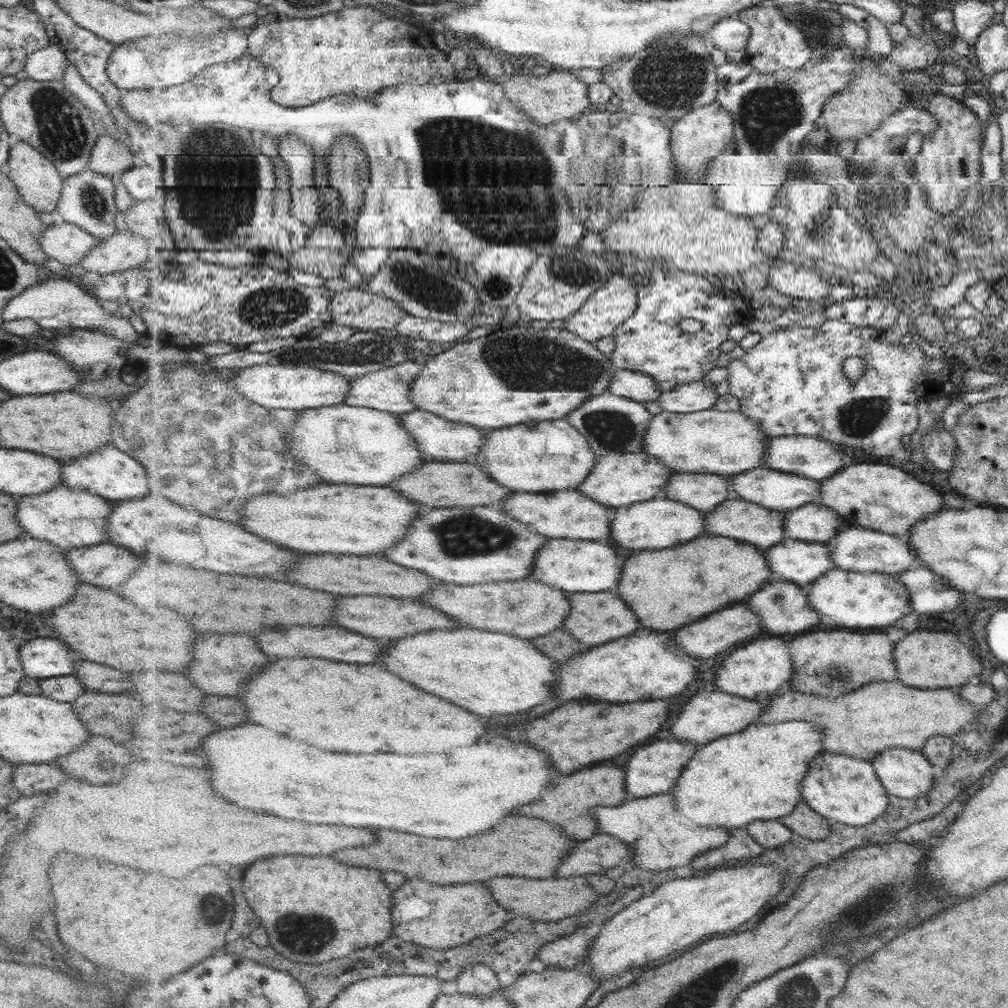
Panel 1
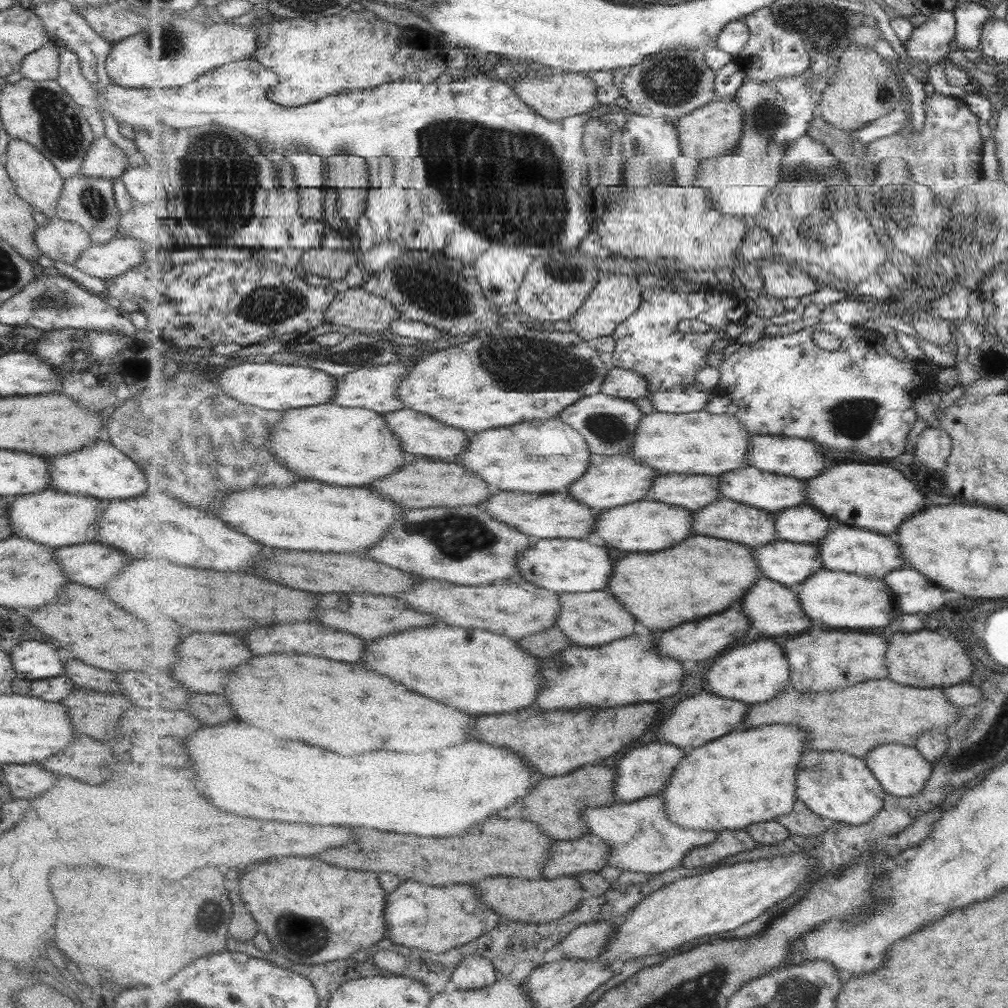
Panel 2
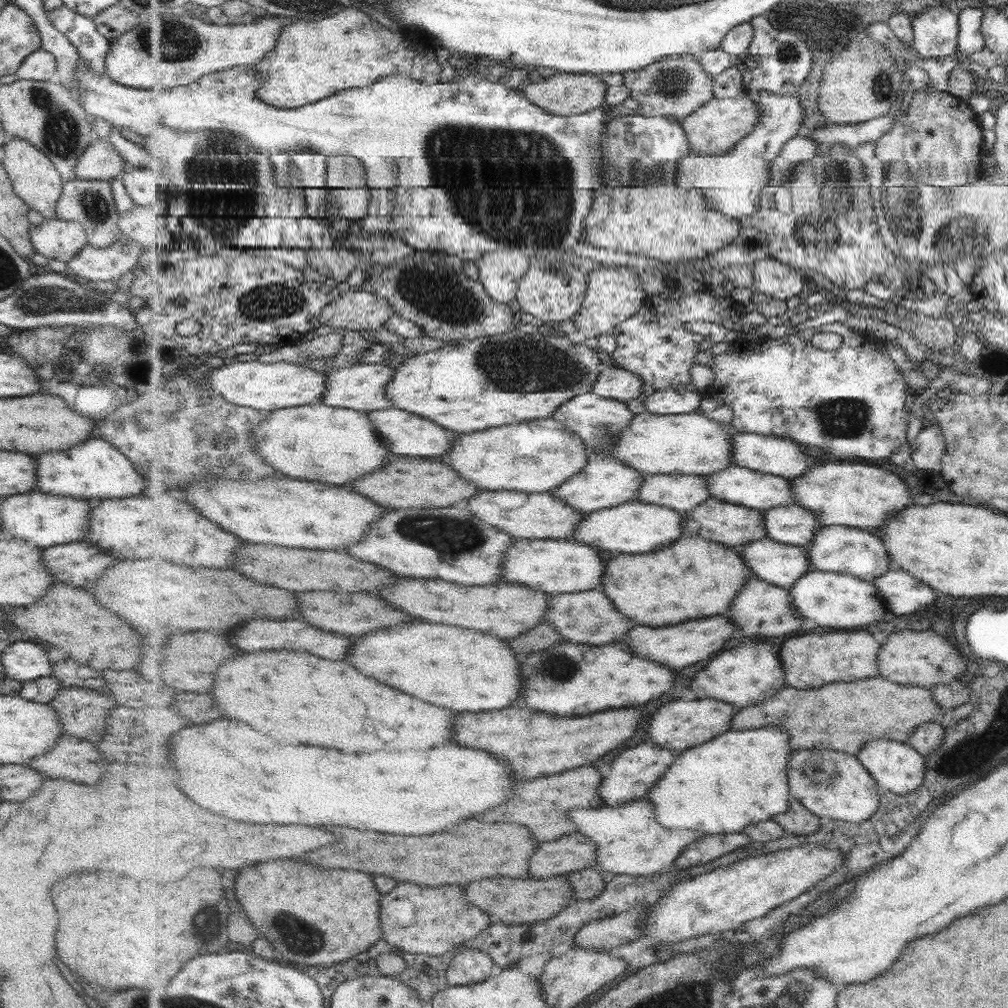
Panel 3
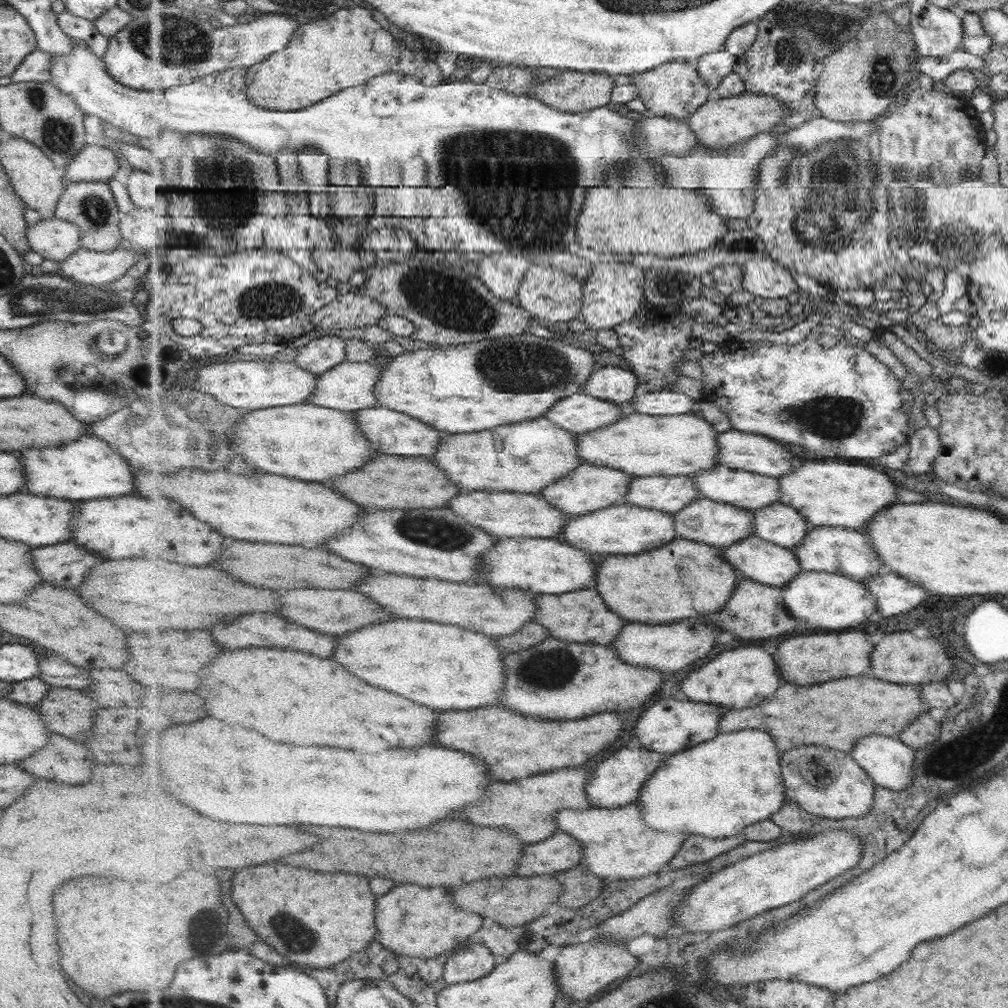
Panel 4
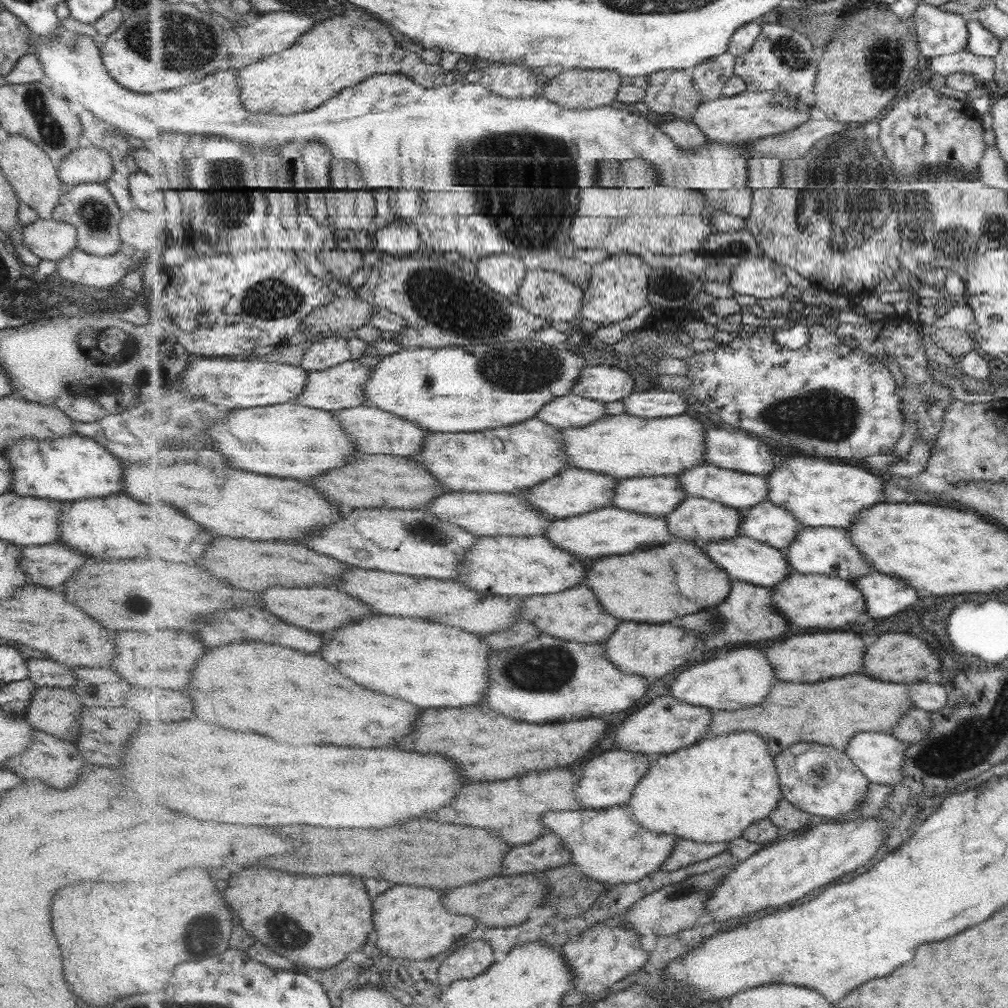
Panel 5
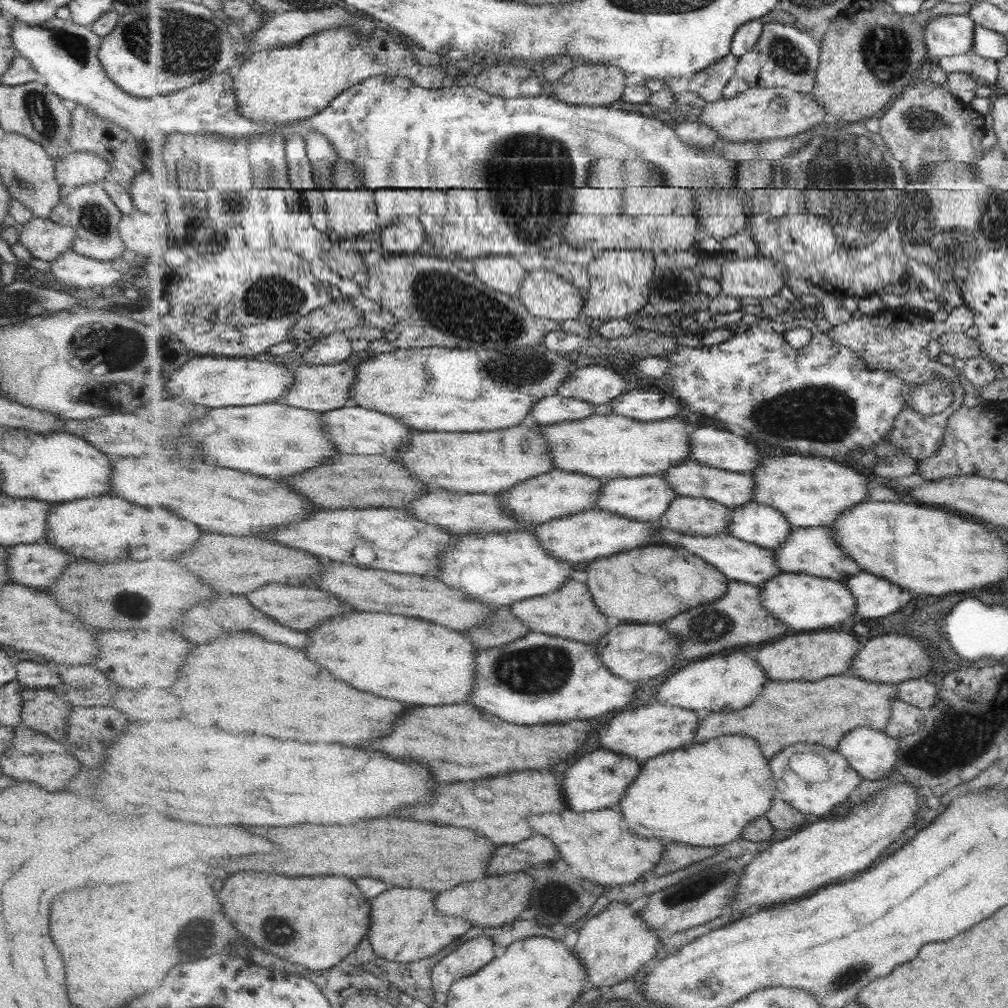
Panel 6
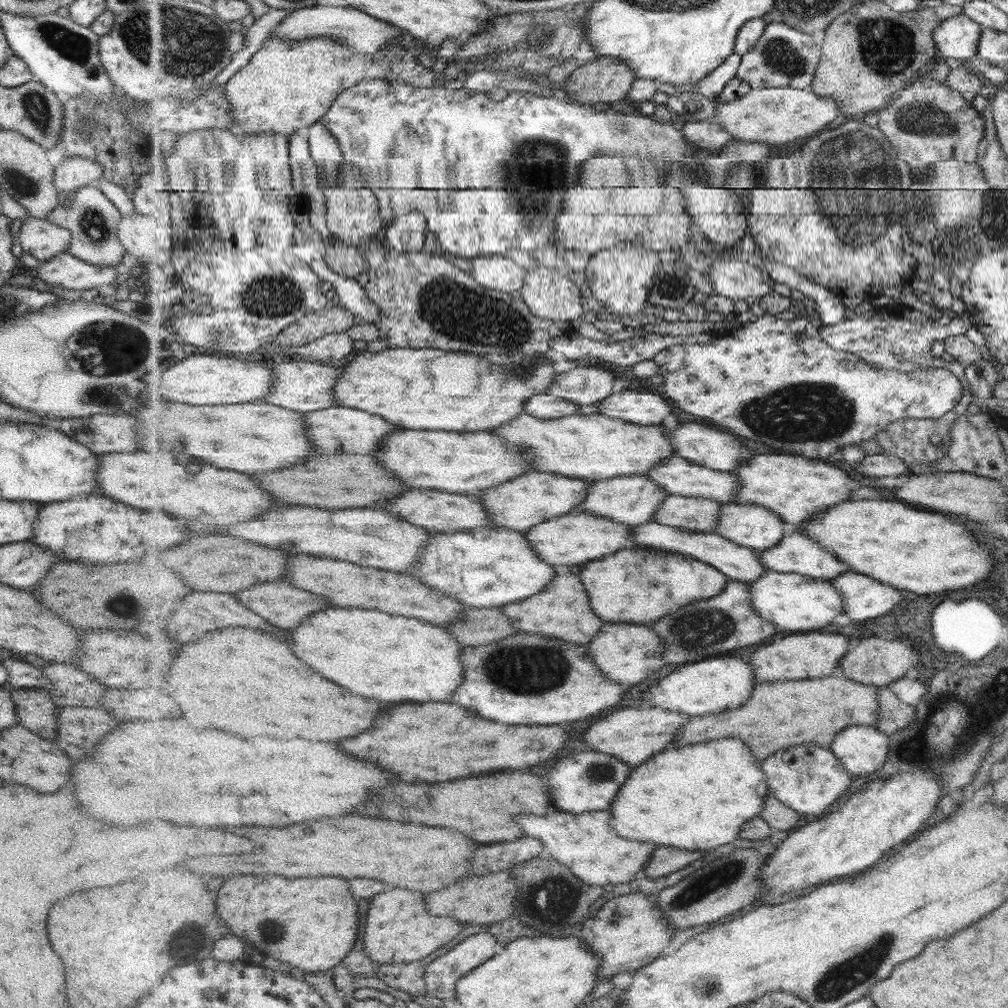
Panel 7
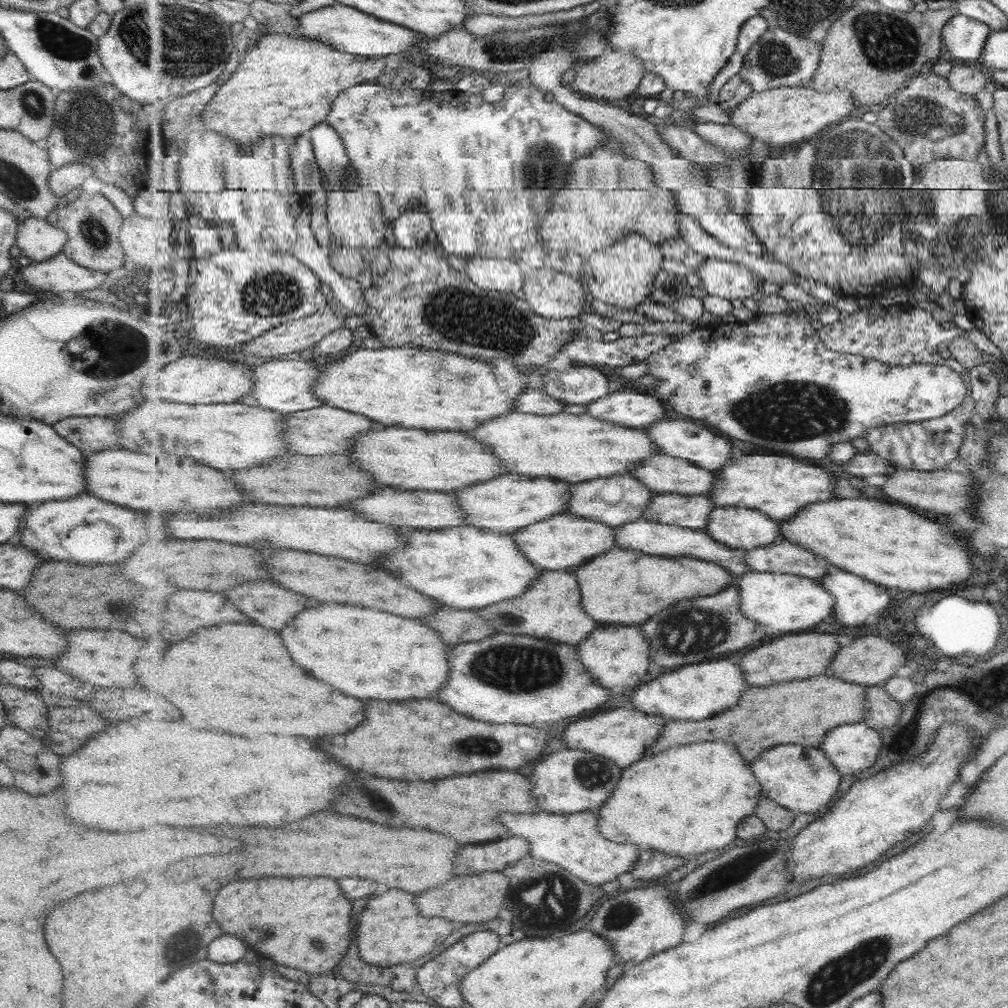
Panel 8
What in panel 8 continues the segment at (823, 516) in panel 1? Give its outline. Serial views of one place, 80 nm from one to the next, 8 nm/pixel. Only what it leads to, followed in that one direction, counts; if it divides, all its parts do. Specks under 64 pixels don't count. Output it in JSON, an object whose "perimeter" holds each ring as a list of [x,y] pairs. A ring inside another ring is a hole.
{"perimeter":[[[720,506],[713,509],[704,532],[721,544],[745,550],[767,546],[782,538],[780,523],[749,507]]]}

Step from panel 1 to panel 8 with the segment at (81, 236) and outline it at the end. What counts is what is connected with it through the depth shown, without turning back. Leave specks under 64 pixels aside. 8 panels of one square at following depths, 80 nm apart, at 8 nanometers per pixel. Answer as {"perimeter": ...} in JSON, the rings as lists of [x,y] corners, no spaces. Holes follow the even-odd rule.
{"perimeter":[[[27,216],[16,228],[16,242],[20,254],[31,261],[43,262],[61,252],[66,241],[63,230],[44,219]]]}

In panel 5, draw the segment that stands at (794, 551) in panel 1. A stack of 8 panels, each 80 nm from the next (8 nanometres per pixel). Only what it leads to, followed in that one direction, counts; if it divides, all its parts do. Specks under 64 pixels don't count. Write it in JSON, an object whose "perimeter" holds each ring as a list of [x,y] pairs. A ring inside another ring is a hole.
{"perimeter":[[[740,535],[737,538],[724,538],[710,542],[703,547],[709,558],[722,566],[733,579],[739,579],[764,587],[775,587],[792,573],[792,564],[788,561],[784,550],[759,542],[757,539]]]}

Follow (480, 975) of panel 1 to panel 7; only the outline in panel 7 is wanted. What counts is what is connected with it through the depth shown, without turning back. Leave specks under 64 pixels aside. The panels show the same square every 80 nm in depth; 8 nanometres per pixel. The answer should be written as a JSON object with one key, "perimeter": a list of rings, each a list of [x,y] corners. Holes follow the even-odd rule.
{"perimeter":[[[475,934],[429,963],[425,975],[428,994],[443,1002],[457,1000],[457,981],[495,957],[497,944],[499,942],[493,934]]]}

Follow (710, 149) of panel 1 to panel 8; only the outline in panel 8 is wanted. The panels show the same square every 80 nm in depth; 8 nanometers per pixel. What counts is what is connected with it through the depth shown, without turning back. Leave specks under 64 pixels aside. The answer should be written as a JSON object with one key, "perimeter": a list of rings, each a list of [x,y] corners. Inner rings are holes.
{"perimeter":[[[808,85],[755,91],[729,113],[730,122],[739,130],[748,132],[757,141],[776,147],[814,138],[825,127],[841,123],[843,118],[850,116],[857,107],[859,104],[854,100],[854,94],[848,90],[836,89],[833,92],[822,93]]]}

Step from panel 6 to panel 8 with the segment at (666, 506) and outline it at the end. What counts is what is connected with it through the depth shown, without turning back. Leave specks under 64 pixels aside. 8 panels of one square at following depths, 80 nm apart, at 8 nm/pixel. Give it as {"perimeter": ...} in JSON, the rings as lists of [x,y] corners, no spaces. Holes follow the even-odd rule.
{"perimeter":[[[631,473],[616,477],[597,478],[572,484],[572,499],[568,510],[571,514],[604,522],[609,526],[621,526],[644,518],[645,511],[653,500],[654,493],[644,482],[633,478]]]}

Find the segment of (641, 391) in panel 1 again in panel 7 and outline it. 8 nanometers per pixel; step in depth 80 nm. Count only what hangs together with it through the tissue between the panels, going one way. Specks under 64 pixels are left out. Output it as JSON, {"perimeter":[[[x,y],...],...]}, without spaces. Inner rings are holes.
{"perimeter":[[[603,365],[597,368],[581,366],[563,374],[555,375],[549,394],[577,405],[595,405],[605,401],[613,394],[615,376],[603,370]]]}

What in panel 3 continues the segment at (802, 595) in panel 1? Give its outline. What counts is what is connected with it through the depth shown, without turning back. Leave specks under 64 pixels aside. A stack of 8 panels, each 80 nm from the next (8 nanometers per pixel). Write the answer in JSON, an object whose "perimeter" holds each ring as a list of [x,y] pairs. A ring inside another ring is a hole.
{"perimeter":[[[754,575],[746,582],[739,596],[737,596],[737,602],[733,604],[730,619],[737,628],[741,626],[745,636],[759,636],[759,634],[763,634],[763,636],[785,636],[785,634],[797,632],[797,630],[811,625],[799,612],[800,610],[797,610],[792,601],[790,590]]]}

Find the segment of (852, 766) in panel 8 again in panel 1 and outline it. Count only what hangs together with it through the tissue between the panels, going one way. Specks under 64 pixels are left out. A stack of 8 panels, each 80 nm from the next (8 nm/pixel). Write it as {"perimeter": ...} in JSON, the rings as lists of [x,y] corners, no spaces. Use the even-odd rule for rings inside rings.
{"perimeter":[[[892,746],[884,750],[873,760],[872,765],[876,768],[880,781],[891,796],[895,796],[899,800],[913,801],[915,798],[929,794],[938,776],[938,768],[921,751],[900,746]]]}

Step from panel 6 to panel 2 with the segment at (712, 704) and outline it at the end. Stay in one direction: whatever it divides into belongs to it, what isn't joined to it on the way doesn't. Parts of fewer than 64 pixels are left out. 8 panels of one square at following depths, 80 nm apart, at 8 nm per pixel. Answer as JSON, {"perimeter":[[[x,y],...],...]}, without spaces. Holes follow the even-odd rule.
{"perimeter":[[[759,640],[749,646],[741,646],[719,658],[719,662],[707,672],[707,691],[723,698],[732,698],[748,705],[764,703],[785,692],[789,684],[789,662],[779,644],[773,640]]]}

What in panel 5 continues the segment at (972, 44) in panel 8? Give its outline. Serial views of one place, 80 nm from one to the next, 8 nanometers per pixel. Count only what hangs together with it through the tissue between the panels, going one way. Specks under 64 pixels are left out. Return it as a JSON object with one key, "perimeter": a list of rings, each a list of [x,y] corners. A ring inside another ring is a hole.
{"perimeter":[[[921,2],[915,12],[920,51],[930,59],[967,50],[967,16],[959,16],[939,10],[927,2]]]}

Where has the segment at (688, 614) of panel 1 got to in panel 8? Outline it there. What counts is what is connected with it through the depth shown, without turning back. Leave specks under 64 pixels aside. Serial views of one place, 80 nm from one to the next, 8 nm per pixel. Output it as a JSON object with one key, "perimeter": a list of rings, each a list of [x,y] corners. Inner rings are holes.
{"perimeter":[[[617,544],[607,552],[593,557],[584,565],[579,565],[575,571],[583,592],[584,609],[591,618],[598,623],[609,624],[645,624],[651,616],[659,614],[661,610],[689,598],[713,596],[735,582],[737,574],[727,570],[719,562],[705,562],[704,559],[691,557],[654,557],[636,550],[622,549]]]}

